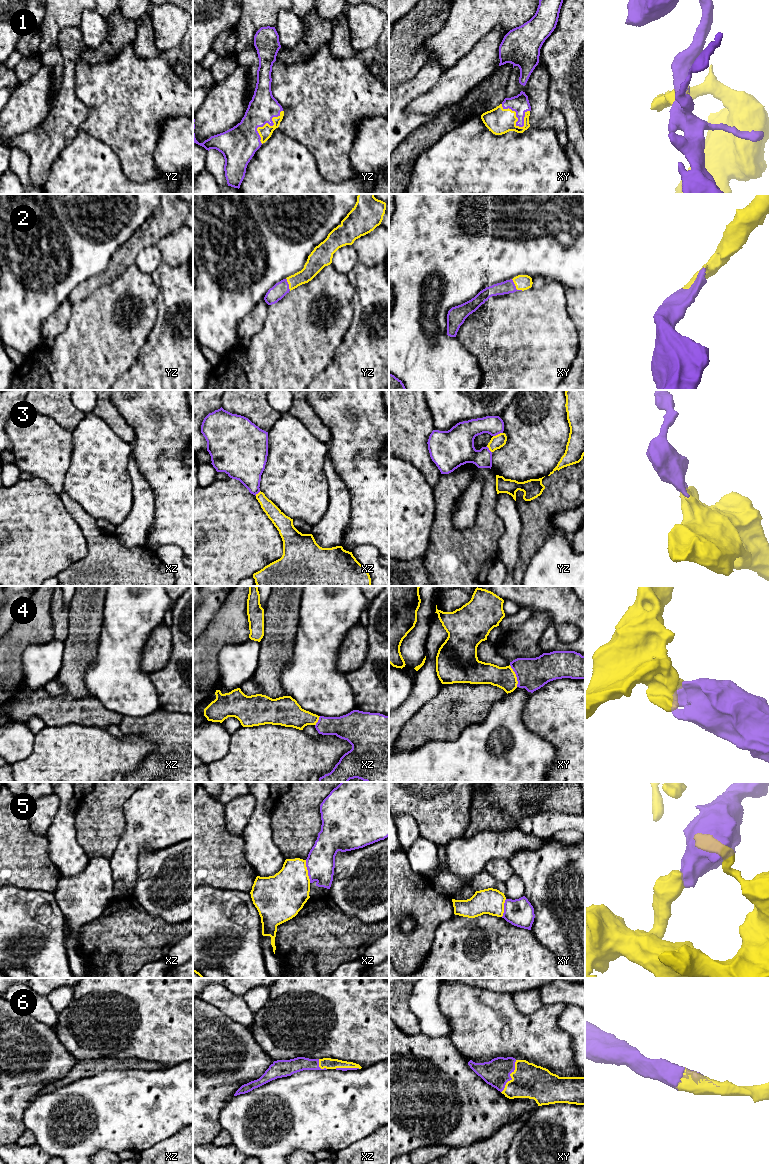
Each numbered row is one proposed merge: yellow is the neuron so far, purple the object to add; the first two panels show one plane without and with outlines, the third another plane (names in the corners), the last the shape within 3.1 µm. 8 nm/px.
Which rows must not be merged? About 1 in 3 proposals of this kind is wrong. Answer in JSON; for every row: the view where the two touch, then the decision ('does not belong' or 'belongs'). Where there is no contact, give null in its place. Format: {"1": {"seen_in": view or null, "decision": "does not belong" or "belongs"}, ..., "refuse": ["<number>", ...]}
{"1": {"seen_in": "xy", "decision": "belongs"}, "2": {"seen_in": "xy", "decision": "belongs"}, "3": {"seen_in": "yz", "decision": "does not belong"}, "4": {"seen_in": "xy", "decision": "does not belong"}, "5": {"seen_in": "xz", "decision": "does not belong"}, "6": {"seen_in": "xy", "decision": "belongs"}, "refuse": ["3", "4", "5"]}

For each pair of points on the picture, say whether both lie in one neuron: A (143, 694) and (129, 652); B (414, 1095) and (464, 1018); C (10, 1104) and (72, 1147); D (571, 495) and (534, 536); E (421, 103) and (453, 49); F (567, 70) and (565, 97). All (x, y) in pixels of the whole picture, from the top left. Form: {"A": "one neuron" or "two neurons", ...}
{"A": "one neuron", "B": "two neurons", "C": "two neurons", "D": "one neuron", "E": "two neurons", "F": "one neuron"}

